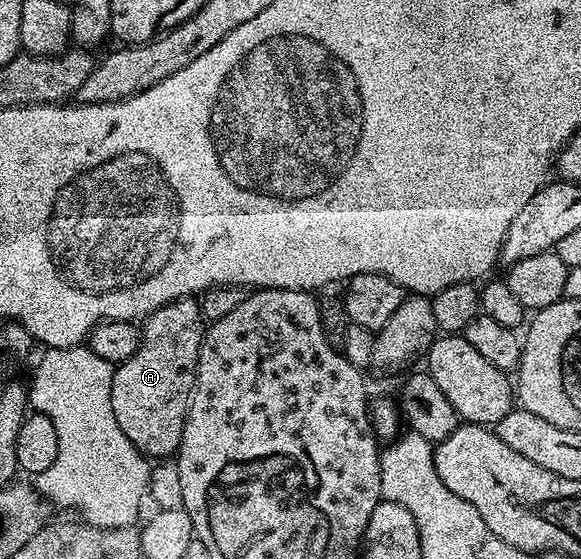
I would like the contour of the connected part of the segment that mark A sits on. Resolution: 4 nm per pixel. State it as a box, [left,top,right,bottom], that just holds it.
[111,299,206,458]

